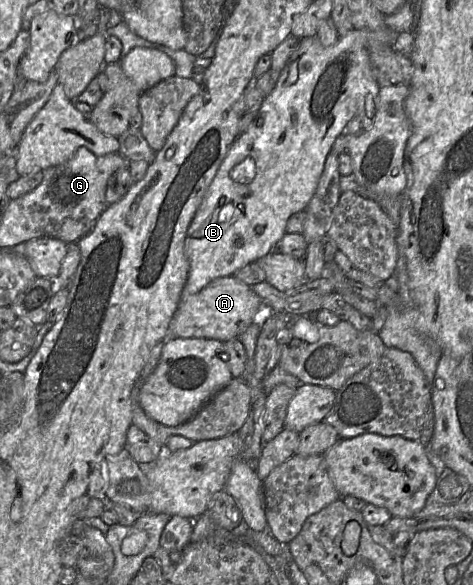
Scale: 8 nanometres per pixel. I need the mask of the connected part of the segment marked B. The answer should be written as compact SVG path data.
M352 28L346 35L339 37L336 43L331 46L322 45L317 36L304 37L299 40L298 48L292 53L285 67L280 72L274 89L264 98L249 127L234 140L229 148L189 225L185 238L185 253L189 262L189 272L181 296L196 294L212 280L233 276L239 269L276 250L286 233L289 217L296 212L304 211L313 197L323 172L327 155L331 151L336 138L343 132L345 126L353 119L358 110L358 97L362 95L362 91L369 91L376 98L379 89L380 86L372 72L366 48L366 33L364 31Z

